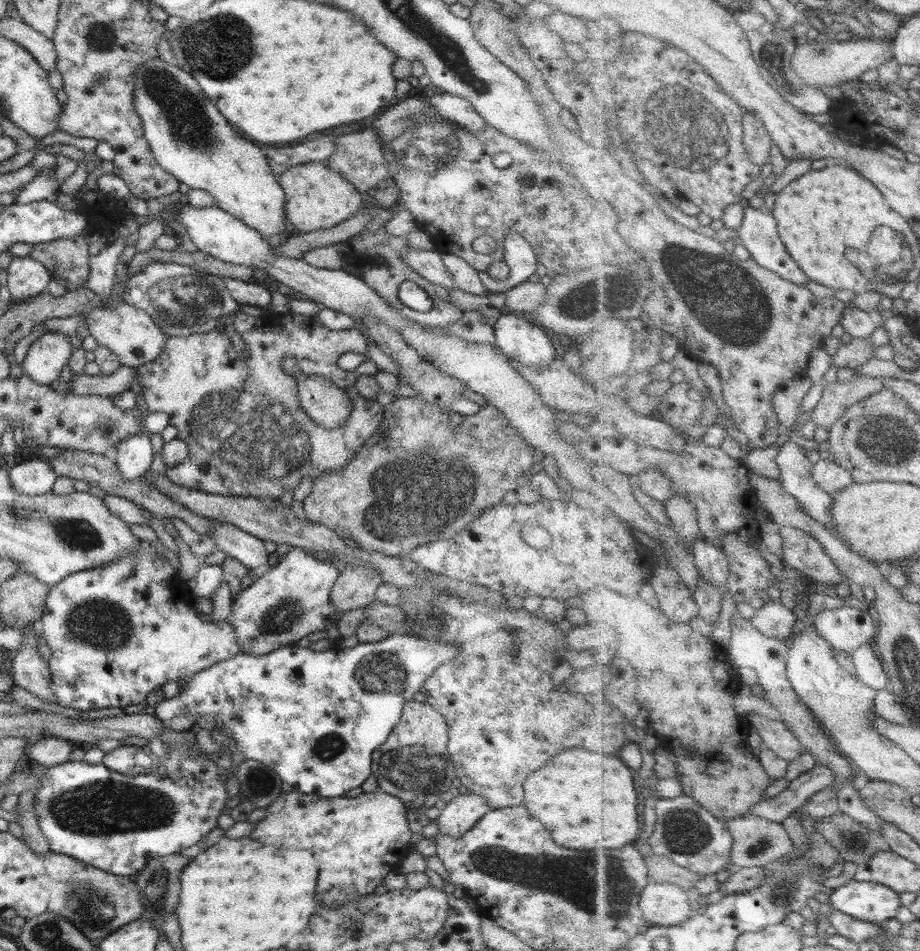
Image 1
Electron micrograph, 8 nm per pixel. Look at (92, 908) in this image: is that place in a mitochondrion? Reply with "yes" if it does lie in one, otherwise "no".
yes

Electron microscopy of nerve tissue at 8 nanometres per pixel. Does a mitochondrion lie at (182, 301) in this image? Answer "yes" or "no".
yes

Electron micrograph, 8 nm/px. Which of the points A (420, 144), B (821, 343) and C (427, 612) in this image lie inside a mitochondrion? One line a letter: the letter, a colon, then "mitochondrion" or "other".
A: mitochondrion
B: other
C: mitochondrion

